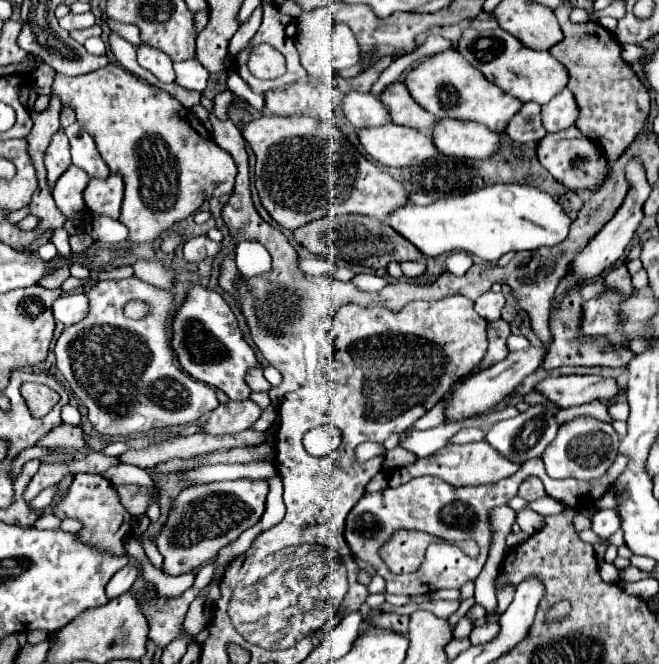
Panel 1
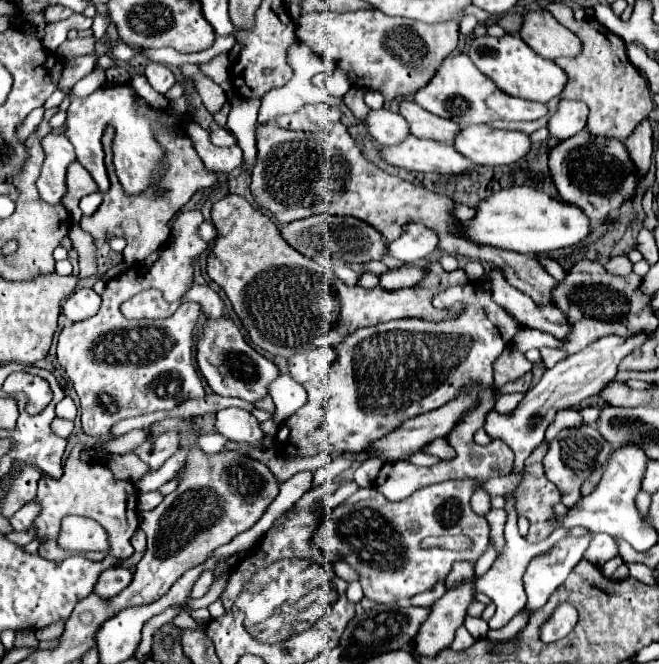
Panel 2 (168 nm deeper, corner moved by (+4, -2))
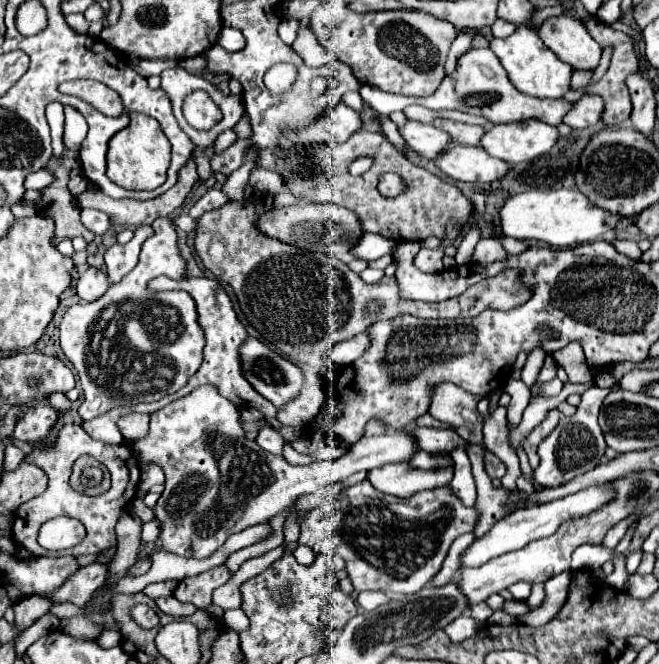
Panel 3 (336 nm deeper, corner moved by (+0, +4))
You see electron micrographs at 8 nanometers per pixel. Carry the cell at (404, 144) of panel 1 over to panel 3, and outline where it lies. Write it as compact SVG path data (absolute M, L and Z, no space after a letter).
M452 143L446 153L436 159L436 165L452 179L458 181L500 181L510 173L510 165L496 157L490 157L480 145L466 147Z

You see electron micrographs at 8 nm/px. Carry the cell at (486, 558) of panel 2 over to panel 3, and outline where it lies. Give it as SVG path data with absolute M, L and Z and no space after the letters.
M498 407L490 417L484 419L484 445L490 445L490 451L506 463L508 471L502 477L502 485L514 493L517 489L516 477L520 475L520 465L516 451L508 443L506 407Z

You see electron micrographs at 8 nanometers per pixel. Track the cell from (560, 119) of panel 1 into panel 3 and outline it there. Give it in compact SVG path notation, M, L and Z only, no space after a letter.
M584 95L580 101L574 103L574 109L564 117L564 123L572 129L586 129L596 125L602 119L604 101L598 95Z

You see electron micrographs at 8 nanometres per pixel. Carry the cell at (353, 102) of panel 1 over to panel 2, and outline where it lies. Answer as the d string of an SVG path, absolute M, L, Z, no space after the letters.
M388 107L370 109L364 117L364 125L368 135L380 145L394 145L400 143L406 135L410 135L406 119Z

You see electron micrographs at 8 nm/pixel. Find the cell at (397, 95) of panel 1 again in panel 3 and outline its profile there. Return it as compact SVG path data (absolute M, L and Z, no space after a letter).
M436 119L434 125L438 129L444 129L446 133L450 133L450 143L446 149L450 149L452 143L458 145L480 145L482 133L486 133L486 127L478 127L478 125L464 125L464 123L456 123L450 119Z

